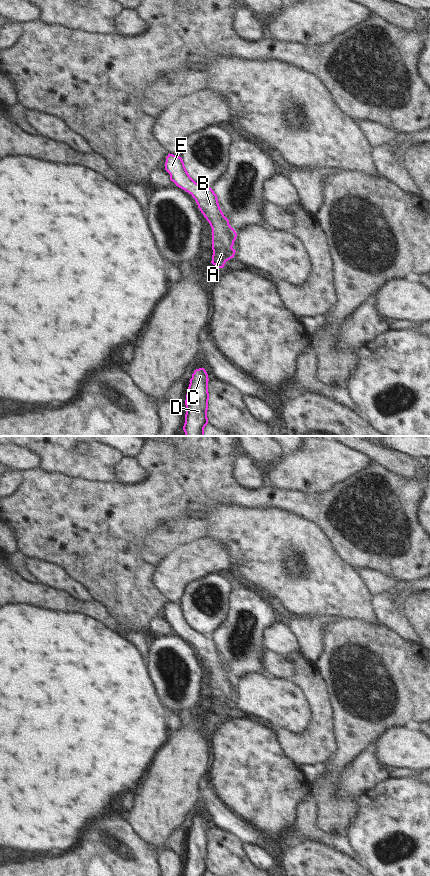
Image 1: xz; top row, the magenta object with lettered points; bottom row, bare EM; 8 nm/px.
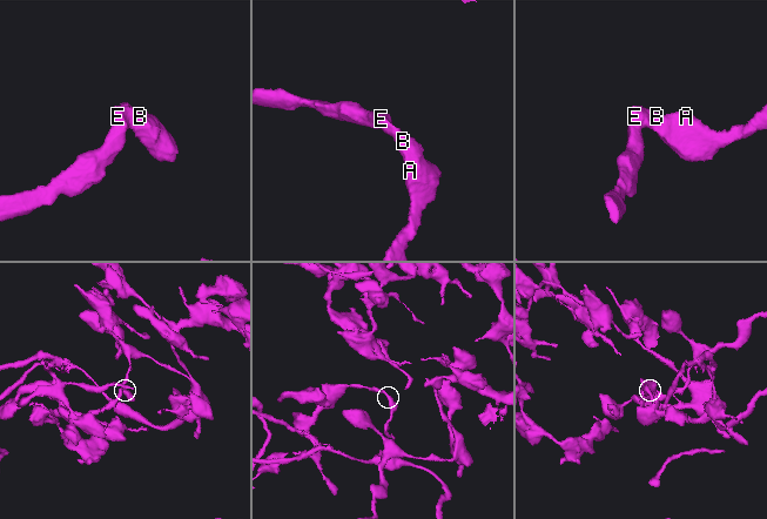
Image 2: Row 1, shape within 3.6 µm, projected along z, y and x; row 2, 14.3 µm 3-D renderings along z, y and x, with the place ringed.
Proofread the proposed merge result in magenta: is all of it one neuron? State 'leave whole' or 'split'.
leave whole

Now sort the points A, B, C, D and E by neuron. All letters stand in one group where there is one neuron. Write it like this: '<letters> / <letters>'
A B C D E

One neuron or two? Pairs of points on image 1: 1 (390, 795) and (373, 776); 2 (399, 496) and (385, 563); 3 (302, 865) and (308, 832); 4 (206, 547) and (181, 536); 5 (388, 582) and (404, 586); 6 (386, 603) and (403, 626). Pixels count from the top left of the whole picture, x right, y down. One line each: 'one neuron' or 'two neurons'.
1: two neurons
2: one neuron
3: two neurons
4: two neurons
5: two neurons
6: one neuron

